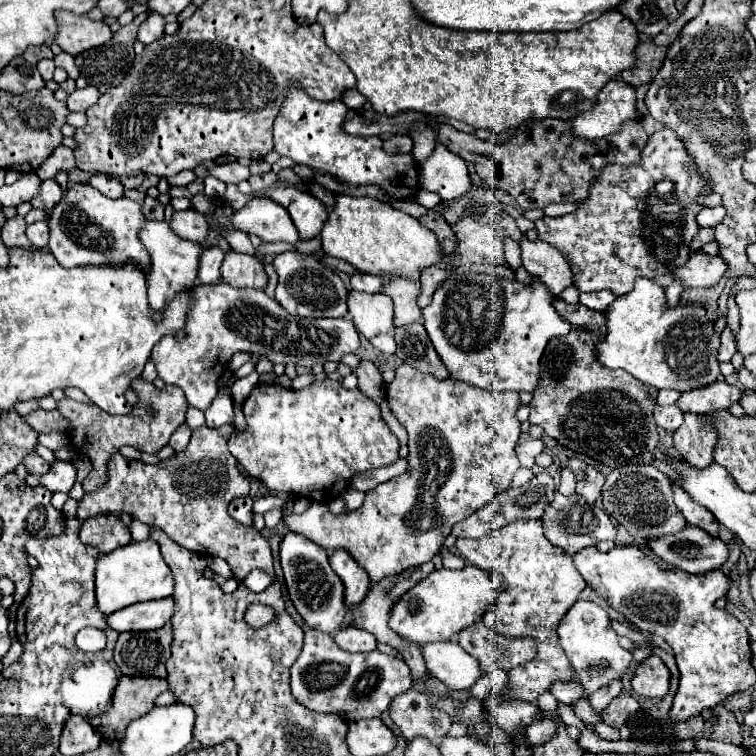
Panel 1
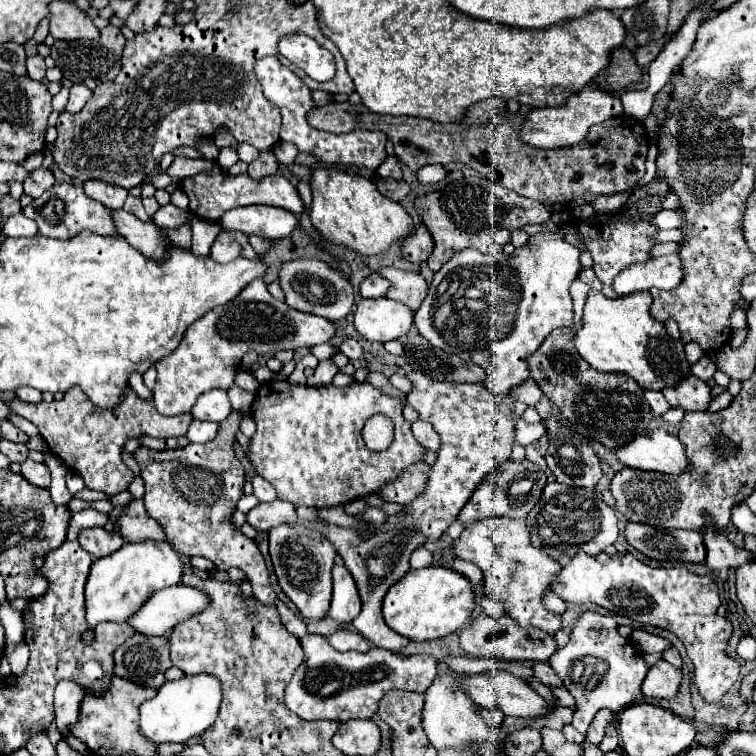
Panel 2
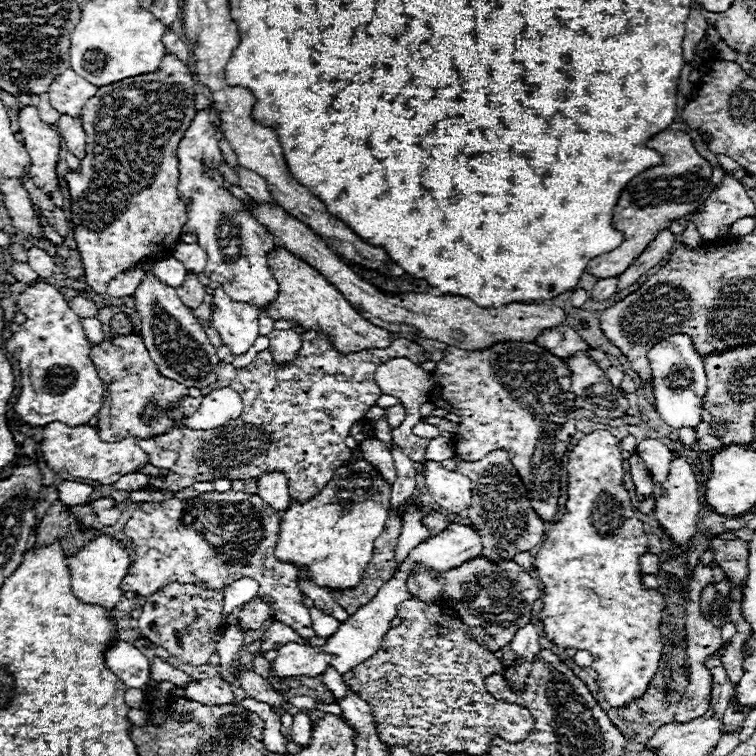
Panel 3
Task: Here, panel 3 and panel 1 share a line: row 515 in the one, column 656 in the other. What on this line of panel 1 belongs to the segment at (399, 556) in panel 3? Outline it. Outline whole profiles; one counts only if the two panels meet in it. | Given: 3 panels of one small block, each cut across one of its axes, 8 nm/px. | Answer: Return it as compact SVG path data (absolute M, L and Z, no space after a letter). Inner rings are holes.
M672 404L672 406L656 406L654 408L654 418L656 424L668 432L676 432L676 428L680 428L680 424L684 422L684 412Z

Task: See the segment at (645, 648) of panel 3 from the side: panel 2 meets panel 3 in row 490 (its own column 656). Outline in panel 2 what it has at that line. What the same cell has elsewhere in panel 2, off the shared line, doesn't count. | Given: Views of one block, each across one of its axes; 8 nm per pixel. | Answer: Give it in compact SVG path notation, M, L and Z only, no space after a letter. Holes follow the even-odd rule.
M578 552L570 558L570 562L562 568L562 572L552 580L552 590L564 600L574 604L598 604L610 612L616 612L620 616L628 616L638 620L642 626L656 626L668 632L674 632L682 644L686 646L688 658L694 664L694 686L698 688L698 694L708 700L716 702L720 700L732 684L738 680L740 664L726 656L726 646L732 636L732 622L726 618L716 616L716 608L720 606L718 598L718 586L710 576L698 576L684 566L680 568L652 568L640 562L634 554L606 554L600 552L598 556L588 556L584 552Z

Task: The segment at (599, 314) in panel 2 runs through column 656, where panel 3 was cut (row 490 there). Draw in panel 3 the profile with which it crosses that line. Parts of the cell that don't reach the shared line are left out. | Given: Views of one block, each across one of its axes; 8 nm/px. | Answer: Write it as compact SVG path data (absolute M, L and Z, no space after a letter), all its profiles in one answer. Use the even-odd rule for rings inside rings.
M364 458L356 460L352 466L342 466L336 470L334 478L316 494L316 498L308 500L306 504L298 504L292 500L292 508L288 508L282 516L280 526L280 540L276 546L276 558L280 562L294 564L298 568L306 566L312 582L320 588L330 590L348 590L354 588L368 568L372 558L374 540L384 532L388 512L390 512L390 486L382 480L382 476L372 468Z

